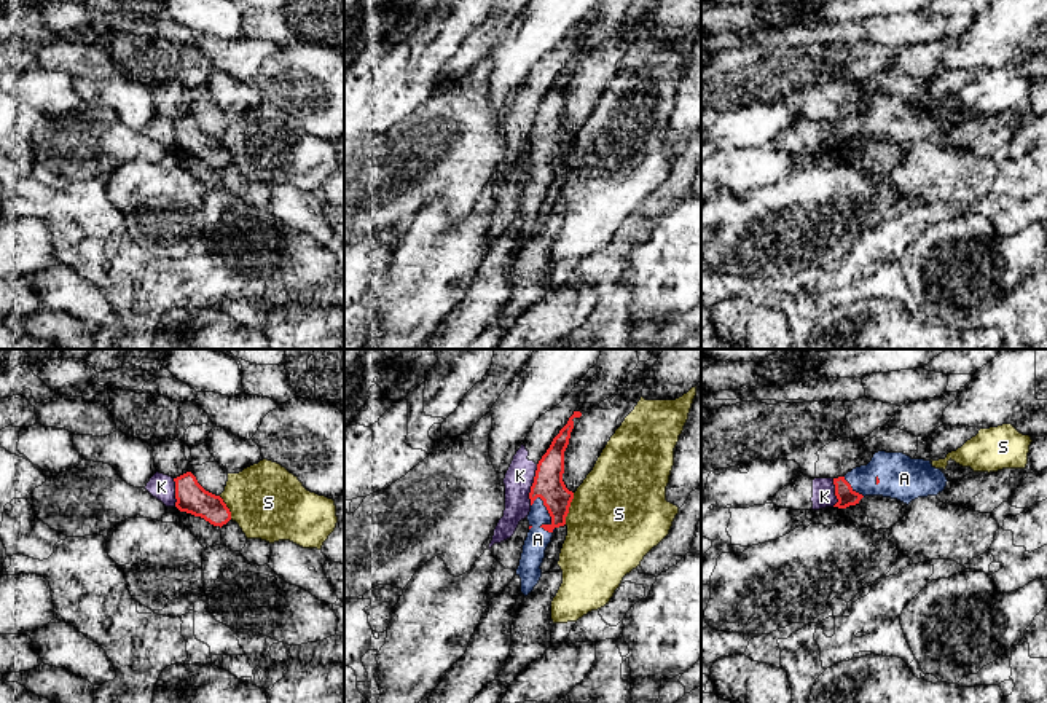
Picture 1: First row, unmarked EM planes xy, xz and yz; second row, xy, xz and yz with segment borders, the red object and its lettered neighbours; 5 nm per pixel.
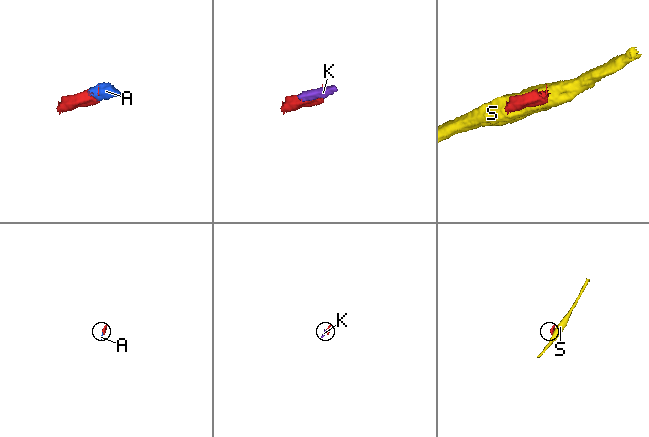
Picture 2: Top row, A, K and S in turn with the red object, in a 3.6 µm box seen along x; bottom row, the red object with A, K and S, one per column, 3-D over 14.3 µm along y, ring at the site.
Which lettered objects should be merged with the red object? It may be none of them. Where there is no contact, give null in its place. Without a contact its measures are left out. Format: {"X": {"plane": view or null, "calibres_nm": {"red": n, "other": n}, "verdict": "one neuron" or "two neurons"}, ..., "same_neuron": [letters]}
{"A": {"plane": "xz", "calibres_nm": {"red": 150, "other": 120}, "verdict": "one neuron"}, "K": {"plane": "xz", "calibres_nm": {"red": 150, "other": 140}, "verdict": "two neurons"}, "S": {"plane": "xz", "calibres_nm": {"red": 150, "other": 480}, "verdict": "two neurons"}, "same_neuron": ["A"]}

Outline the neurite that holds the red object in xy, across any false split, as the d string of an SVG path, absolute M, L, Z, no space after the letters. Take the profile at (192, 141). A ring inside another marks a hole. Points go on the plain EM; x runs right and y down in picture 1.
M191 115L175 124L175 150L180 155L201 159L214 169L223 169L231 163L231 155L220 139L206 134Z

